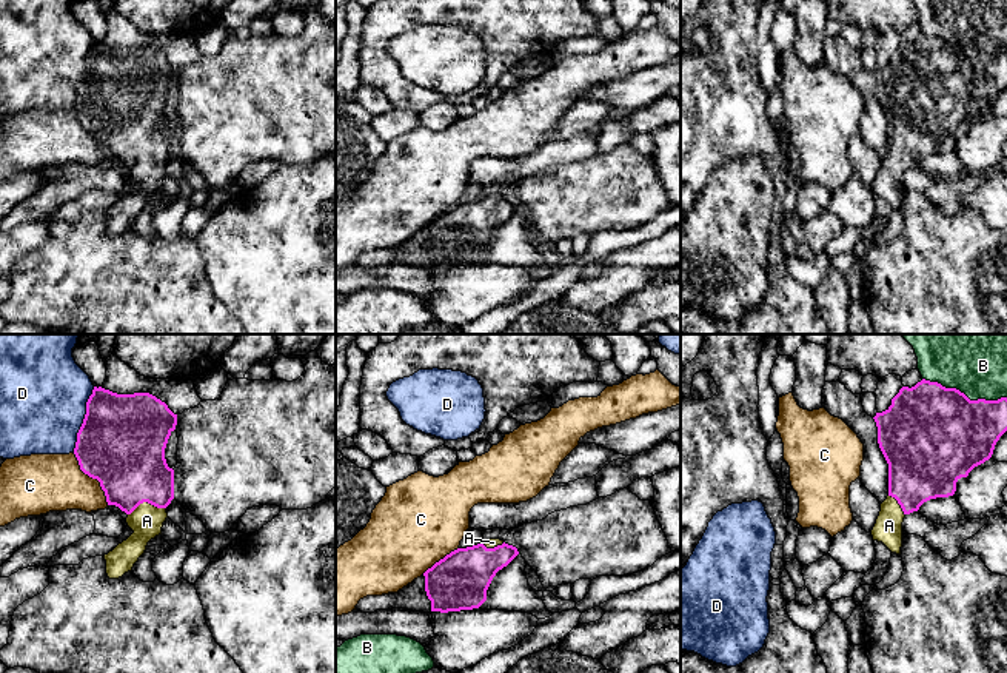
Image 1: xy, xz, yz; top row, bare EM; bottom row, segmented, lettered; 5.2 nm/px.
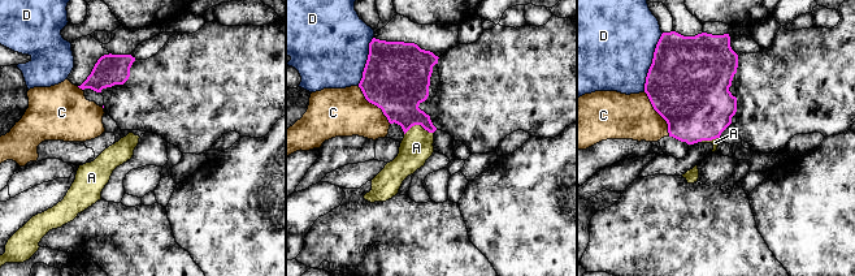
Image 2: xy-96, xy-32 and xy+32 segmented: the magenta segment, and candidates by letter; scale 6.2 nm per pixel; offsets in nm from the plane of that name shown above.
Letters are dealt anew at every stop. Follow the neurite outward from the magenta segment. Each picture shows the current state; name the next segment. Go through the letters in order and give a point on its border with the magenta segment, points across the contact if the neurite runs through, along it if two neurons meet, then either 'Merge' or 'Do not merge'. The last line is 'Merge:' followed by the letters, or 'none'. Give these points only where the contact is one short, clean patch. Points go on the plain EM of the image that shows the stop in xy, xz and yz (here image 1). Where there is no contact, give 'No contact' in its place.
A: Touches magenta at xy (147, 156). Path across: xy (127, 113), (147, 156), (147, 176). Merge
B: Touches magenta at yz (963, 48). Do not merge
C: Touches magenta at xy (93, 133). Boundary: xy (73, 108), (79, 122), (99, 137), (108, 159). Do not merge
D: Touches magenta at xy (83, 74). Do not merge
Merge: A

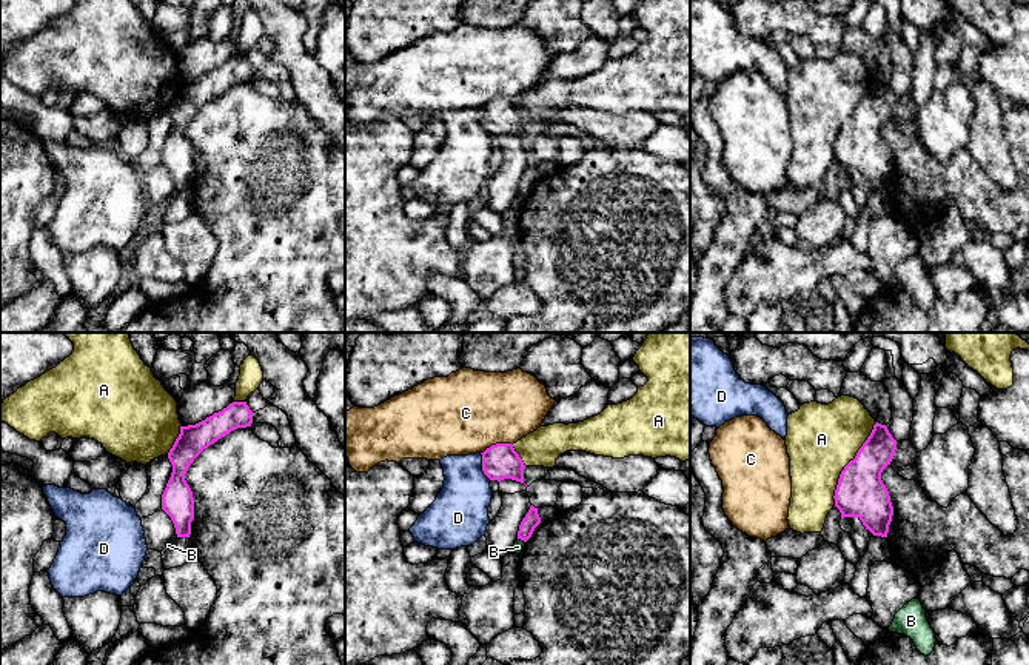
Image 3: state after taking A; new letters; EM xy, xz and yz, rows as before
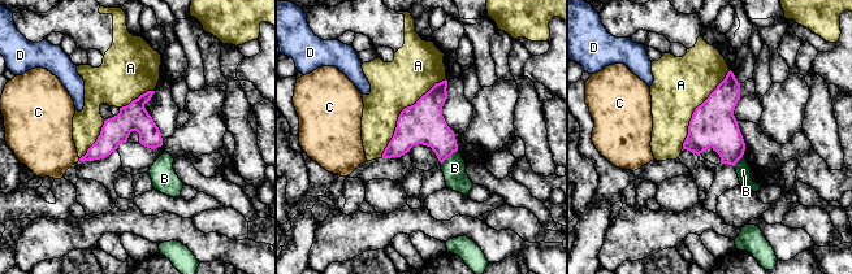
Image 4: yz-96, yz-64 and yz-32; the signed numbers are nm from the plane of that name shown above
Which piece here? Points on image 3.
A: Touches magenta at yz (848, 119). Do not merge
B: Touches magenta at xz (521, 194). Boundary: xz (518, 193), (524, 197). Do not merge
C: Touches magenta at xz (496, 99). Do not merge
D: Touches magenta at xz (482, 122). Do not merge
Merge: none

